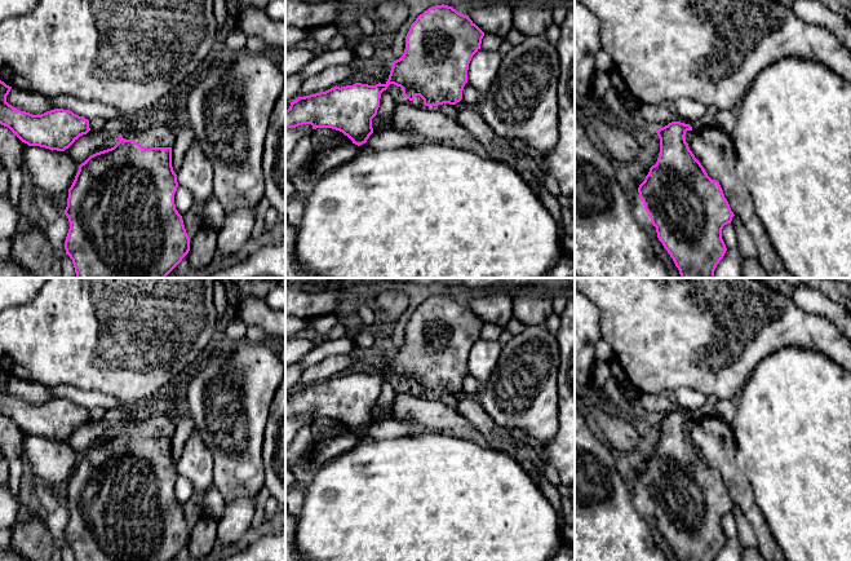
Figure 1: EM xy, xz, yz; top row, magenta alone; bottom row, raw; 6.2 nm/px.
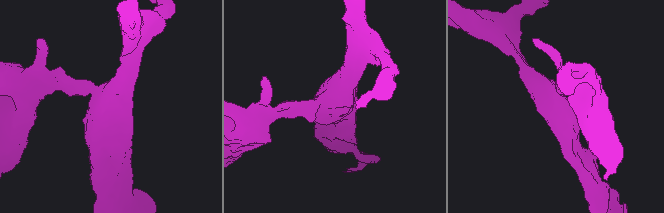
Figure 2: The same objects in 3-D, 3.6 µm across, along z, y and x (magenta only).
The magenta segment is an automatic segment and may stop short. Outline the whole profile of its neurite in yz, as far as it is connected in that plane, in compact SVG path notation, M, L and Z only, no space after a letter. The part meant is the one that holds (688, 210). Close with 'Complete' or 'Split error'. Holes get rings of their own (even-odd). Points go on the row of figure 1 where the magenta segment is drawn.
M672 122L657 129L660 153L650 168L638 193L643 202L657 238L679 270L681 278L714 278L714 270L727 248L722 229L735 216L718 181L712 180L686 142L690 124Z. Complete

